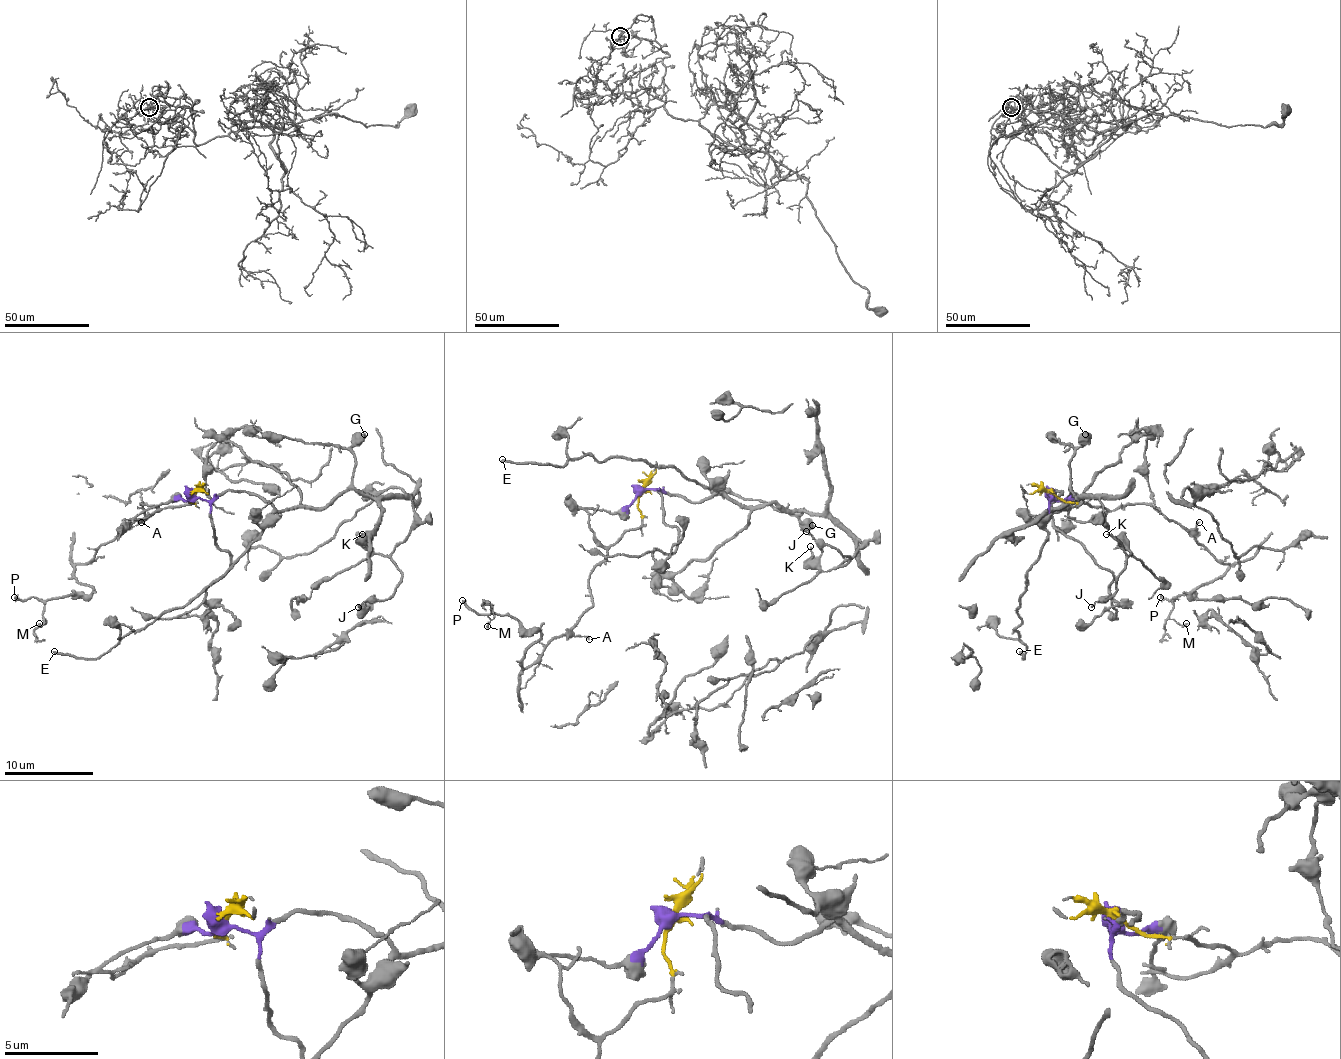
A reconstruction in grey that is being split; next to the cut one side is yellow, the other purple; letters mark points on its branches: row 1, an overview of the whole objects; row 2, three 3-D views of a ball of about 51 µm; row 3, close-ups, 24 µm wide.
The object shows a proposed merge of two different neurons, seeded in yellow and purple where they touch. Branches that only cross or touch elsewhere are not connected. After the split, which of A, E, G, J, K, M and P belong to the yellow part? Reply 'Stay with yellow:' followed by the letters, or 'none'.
Stay with yellow: A, M, P

